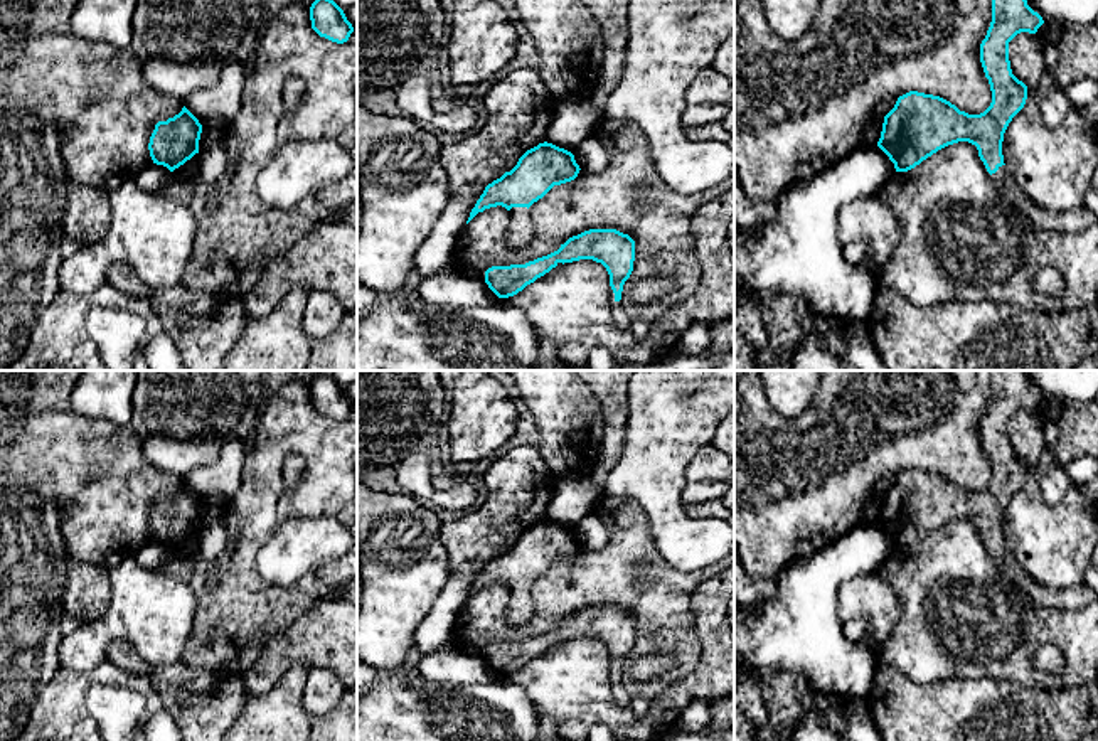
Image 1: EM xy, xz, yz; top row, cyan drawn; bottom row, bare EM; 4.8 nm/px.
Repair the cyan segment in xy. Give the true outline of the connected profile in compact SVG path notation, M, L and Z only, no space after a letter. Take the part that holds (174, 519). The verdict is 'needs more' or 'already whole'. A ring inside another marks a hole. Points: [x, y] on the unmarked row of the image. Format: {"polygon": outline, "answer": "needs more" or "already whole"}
{"polygon": "M185 483L173 495L158 498L148 520L153 541L173 549L199 530L200 510L202 502Z", "answer": "already whole"}

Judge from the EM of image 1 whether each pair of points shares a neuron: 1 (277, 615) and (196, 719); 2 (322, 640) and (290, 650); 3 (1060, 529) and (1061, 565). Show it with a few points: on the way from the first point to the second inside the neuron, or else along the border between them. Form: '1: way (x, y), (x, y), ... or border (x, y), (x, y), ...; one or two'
1: border (192, 667), (236, 672), (239, 676); two
2: way (314, 640), (298, 644); one
3: way (1060, 538), (1060, 556); one

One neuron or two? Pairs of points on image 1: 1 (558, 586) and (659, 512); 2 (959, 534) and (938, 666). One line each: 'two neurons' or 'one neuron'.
1: two neurons
2: one neuron

